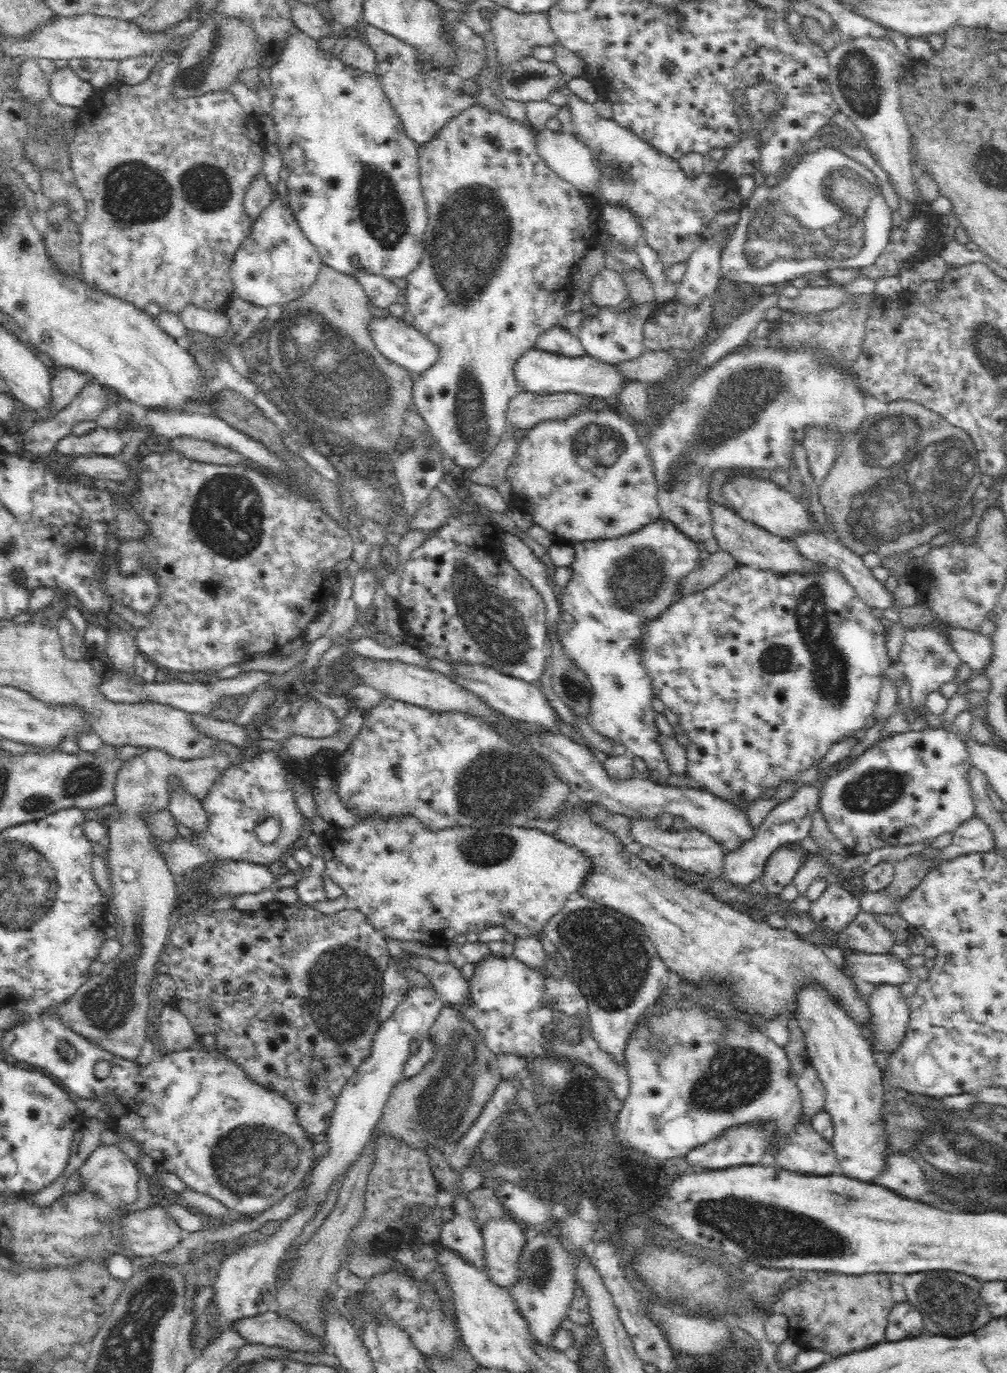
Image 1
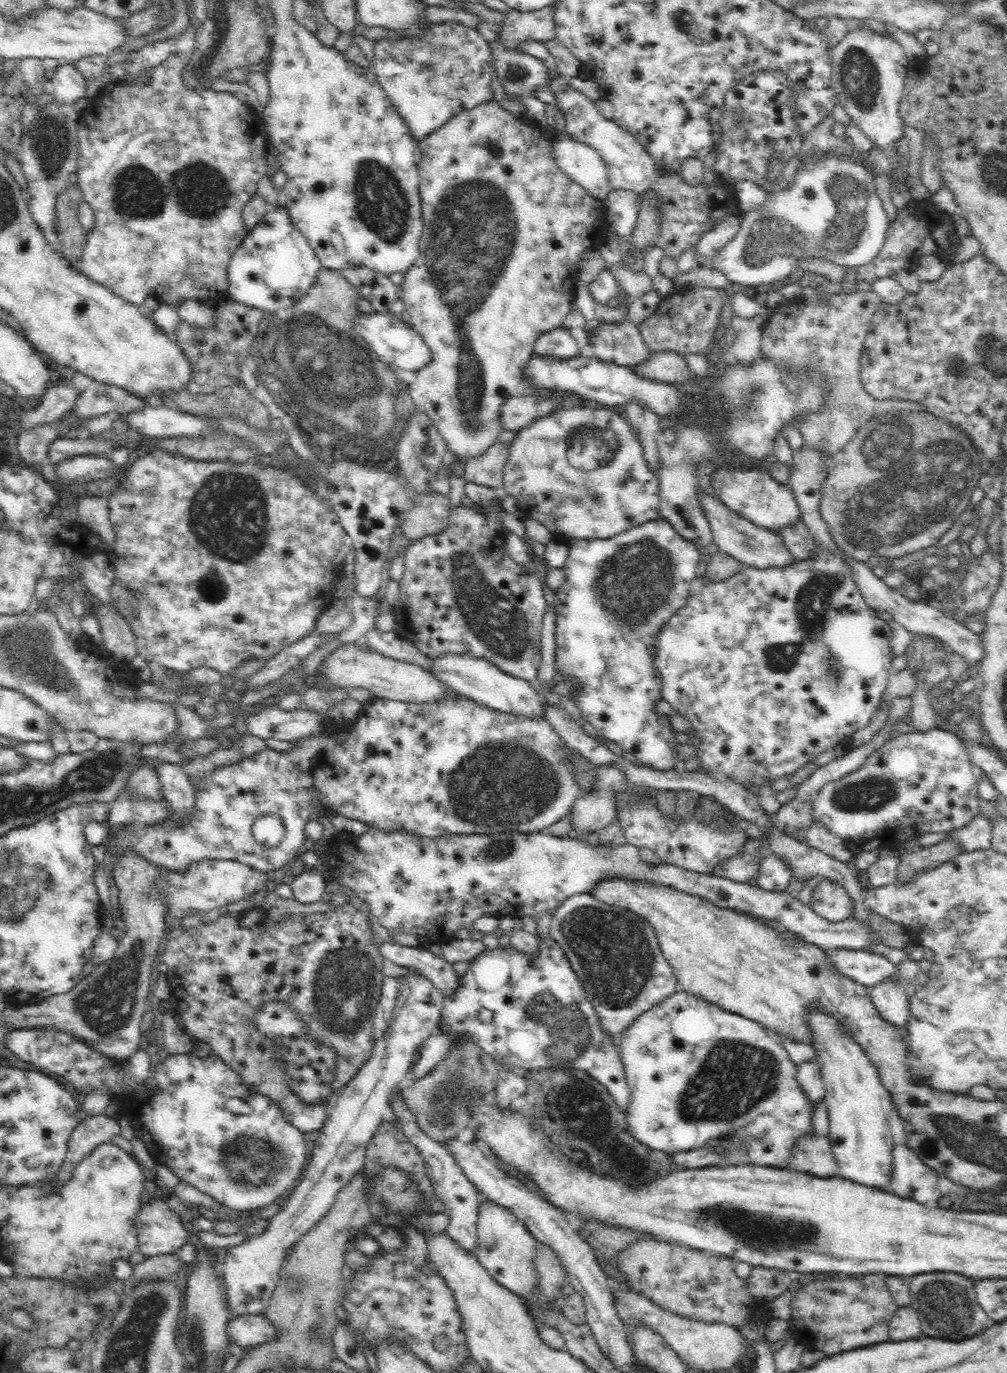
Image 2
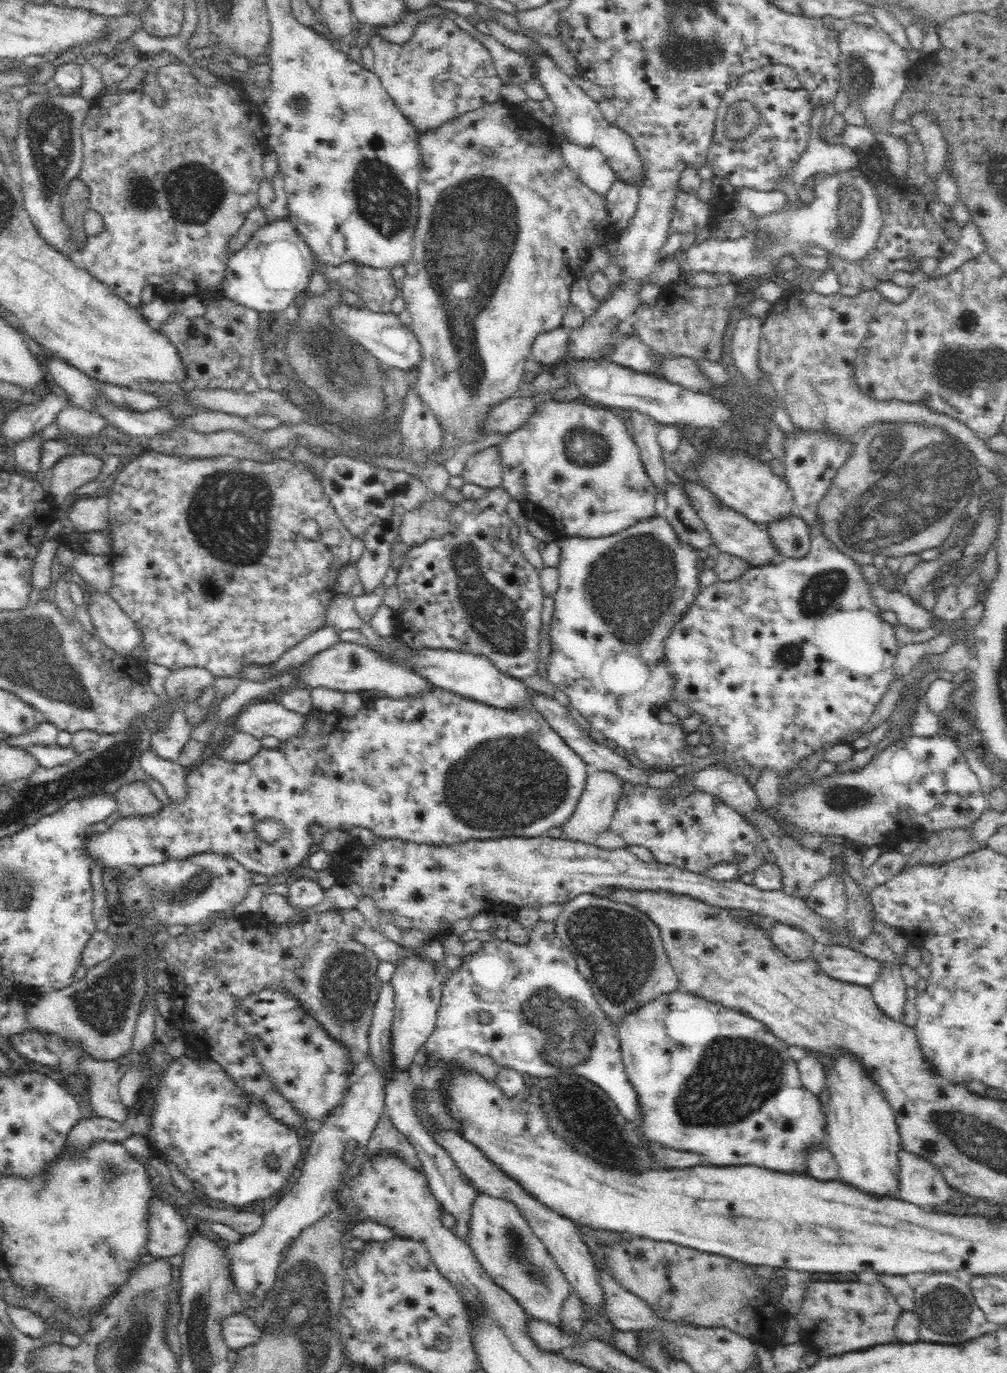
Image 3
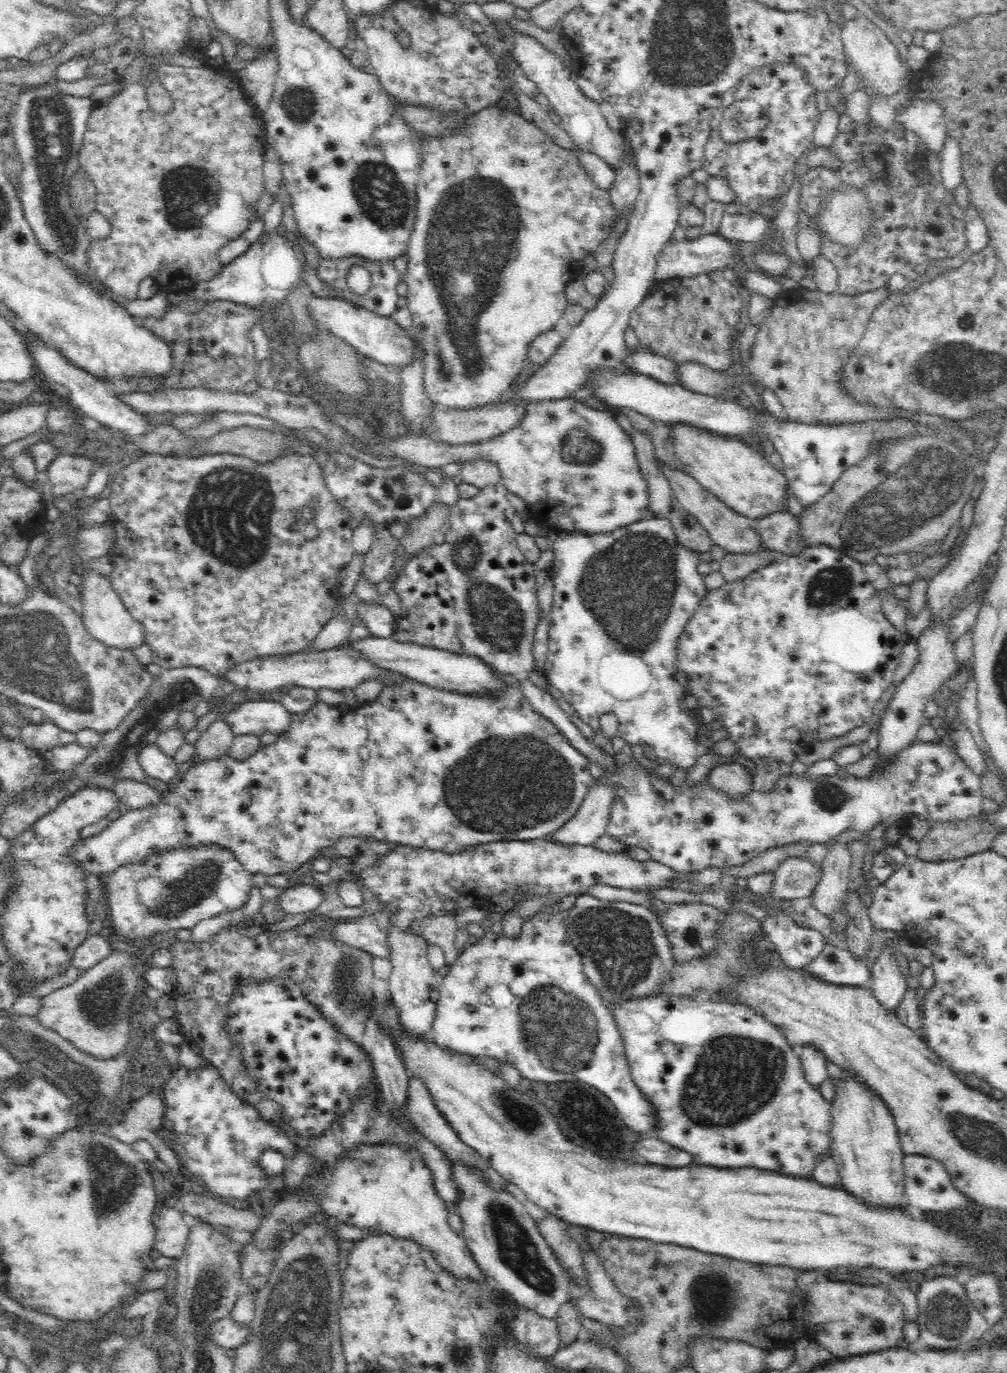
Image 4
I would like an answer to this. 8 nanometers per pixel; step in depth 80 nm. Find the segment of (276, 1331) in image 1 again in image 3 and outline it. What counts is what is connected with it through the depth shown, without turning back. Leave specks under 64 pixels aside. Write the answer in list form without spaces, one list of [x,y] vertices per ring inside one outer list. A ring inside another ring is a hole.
[[[228,1315],[220,1320],[218,1328],[224,1345],[229,1349],[236,1350],[244,1348],[258,1340],[258,1329],[254,1327],[251,1317],[244,1315]]]

